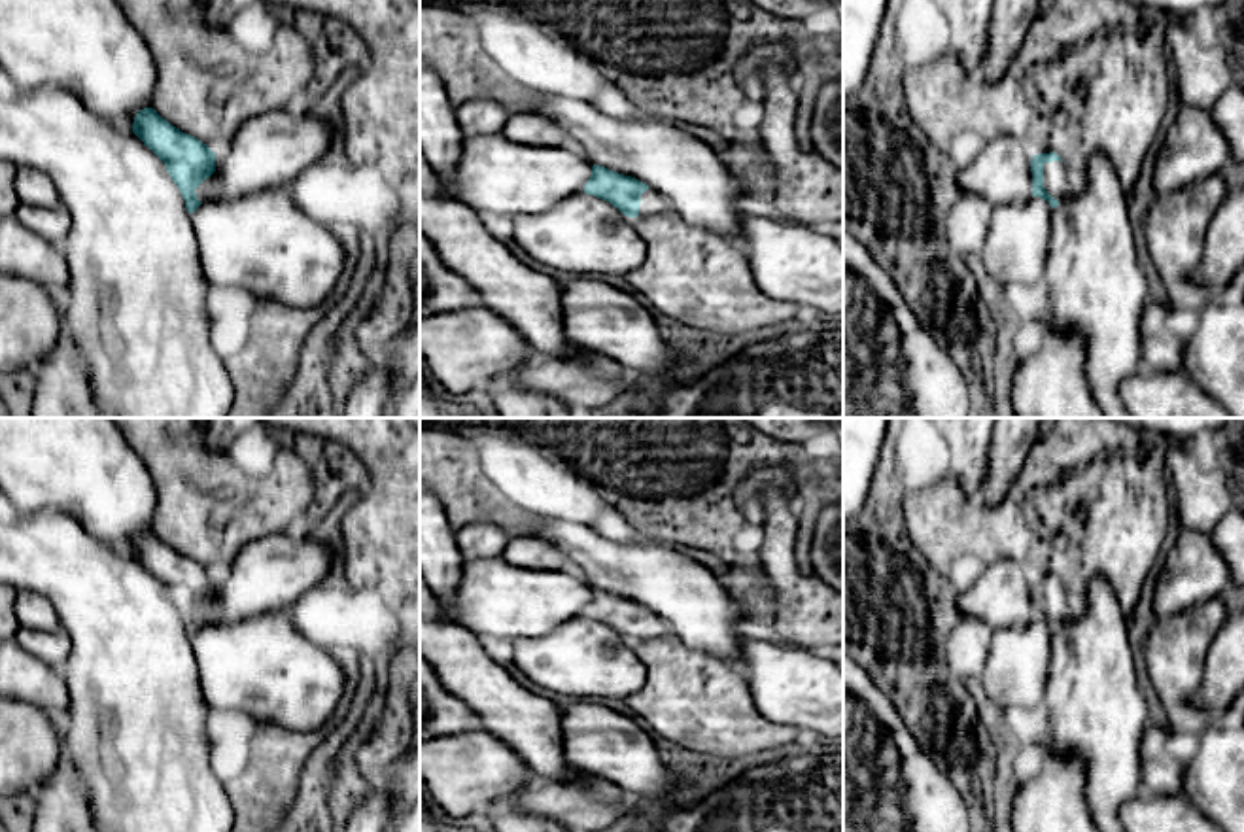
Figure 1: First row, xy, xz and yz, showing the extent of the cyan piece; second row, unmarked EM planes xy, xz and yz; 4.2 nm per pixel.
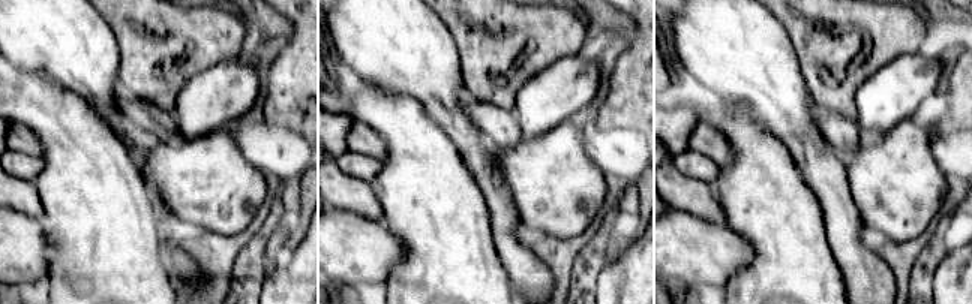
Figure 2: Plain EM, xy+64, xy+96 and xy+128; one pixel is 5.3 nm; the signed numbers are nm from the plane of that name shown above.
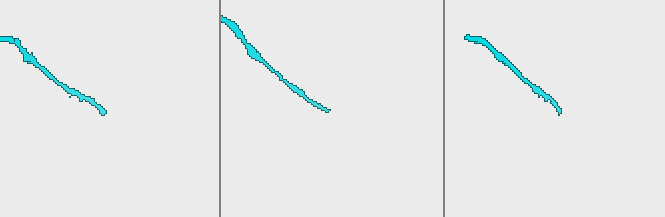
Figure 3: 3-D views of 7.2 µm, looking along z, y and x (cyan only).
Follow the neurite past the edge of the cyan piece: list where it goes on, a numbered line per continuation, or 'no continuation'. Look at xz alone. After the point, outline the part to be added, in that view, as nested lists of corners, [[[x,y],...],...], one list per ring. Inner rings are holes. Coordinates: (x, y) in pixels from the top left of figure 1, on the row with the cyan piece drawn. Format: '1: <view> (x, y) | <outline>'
1: xz (651, 203) | [[[647,189],[641,195],[639,216],[652,216],[669,208],[671,208],[669,200],[652,189]]]

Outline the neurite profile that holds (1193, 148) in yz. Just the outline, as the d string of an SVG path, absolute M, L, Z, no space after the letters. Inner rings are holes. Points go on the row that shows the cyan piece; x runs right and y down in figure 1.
M1180 106L1149 161L1155 197L1202 182L1229 161L1231 147L1212 110Z

